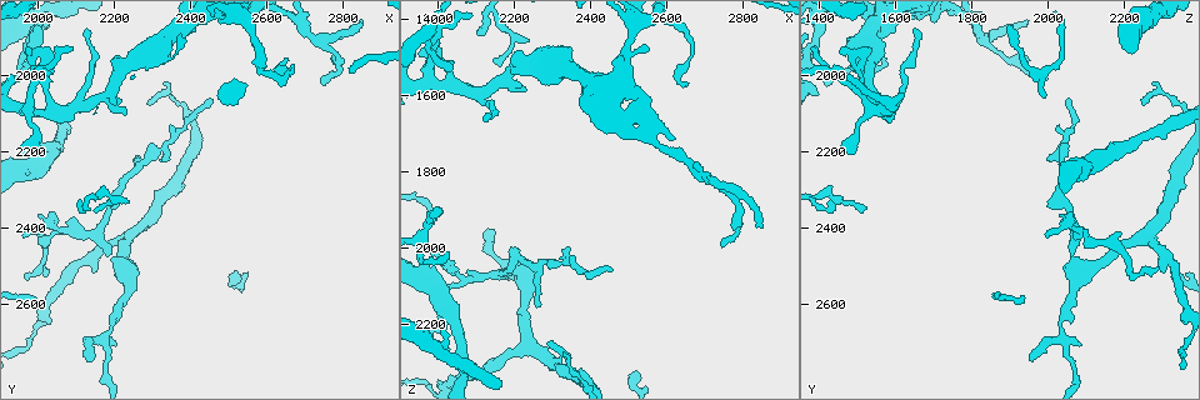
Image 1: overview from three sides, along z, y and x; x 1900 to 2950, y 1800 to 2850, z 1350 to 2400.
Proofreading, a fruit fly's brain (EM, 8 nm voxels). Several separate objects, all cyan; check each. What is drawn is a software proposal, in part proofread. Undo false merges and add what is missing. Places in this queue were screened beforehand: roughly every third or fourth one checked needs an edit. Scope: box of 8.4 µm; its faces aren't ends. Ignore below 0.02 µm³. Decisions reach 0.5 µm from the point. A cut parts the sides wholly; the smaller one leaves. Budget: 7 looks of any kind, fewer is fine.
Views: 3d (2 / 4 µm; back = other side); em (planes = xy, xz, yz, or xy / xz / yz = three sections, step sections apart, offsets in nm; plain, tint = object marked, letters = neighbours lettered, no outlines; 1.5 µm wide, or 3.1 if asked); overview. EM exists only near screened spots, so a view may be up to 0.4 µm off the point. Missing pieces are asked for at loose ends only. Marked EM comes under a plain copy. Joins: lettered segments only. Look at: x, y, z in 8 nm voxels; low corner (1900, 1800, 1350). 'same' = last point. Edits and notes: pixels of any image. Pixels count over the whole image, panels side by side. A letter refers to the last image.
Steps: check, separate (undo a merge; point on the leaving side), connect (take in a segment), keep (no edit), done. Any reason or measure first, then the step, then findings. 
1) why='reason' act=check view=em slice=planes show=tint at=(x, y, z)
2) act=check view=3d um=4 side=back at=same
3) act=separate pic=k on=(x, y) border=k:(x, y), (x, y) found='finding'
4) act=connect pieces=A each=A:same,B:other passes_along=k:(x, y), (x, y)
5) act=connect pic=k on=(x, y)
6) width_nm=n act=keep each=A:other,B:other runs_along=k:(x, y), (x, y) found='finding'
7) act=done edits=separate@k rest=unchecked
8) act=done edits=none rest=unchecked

why='thin neck' act=check view=3d um=2 at=(1985, 2095, 1560)

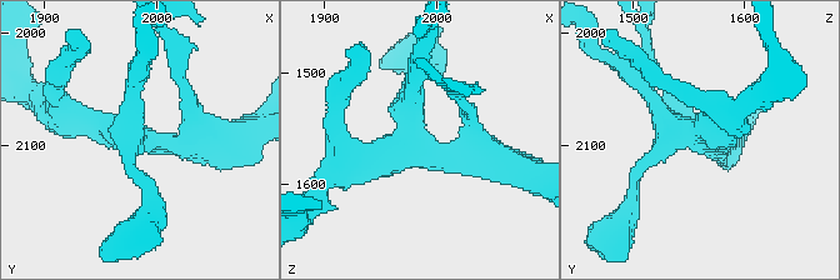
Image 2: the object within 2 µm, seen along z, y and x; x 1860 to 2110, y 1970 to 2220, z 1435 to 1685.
arms=4 act=check view=em slice=xy step=4 show=tint at=(1980, 2090, 1558)

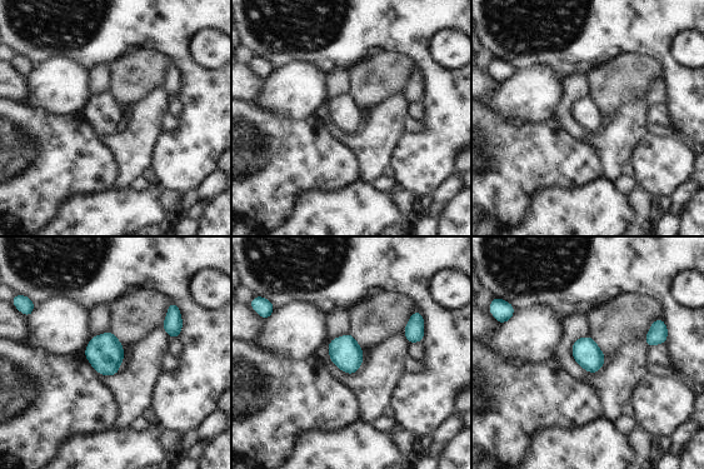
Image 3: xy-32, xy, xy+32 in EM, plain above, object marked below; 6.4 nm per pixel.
why='cut it another way' act=check view=em slice=planes show=letters at=same

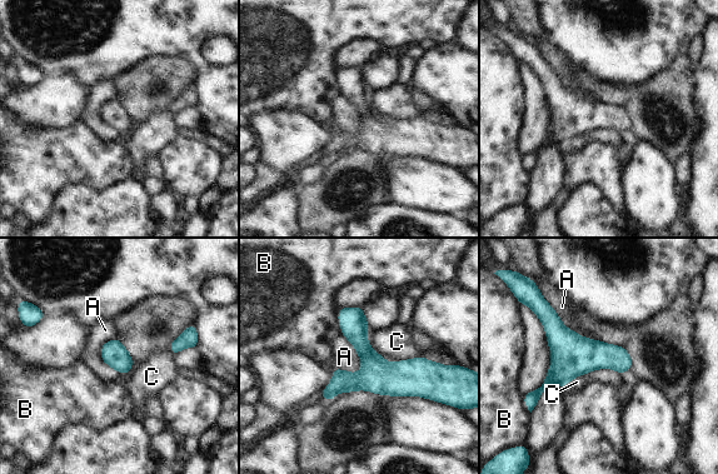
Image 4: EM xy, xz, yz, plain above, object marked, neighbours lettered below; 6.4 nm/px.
width_nm=160 longest_contact=C:320nm act=keep each=A:other,B:other,C:other found='continuous, no second neuron'

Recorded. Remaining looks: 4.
why='thin end' act=check view=em slice=planes show=letters at=(2755, 2000, 2000)

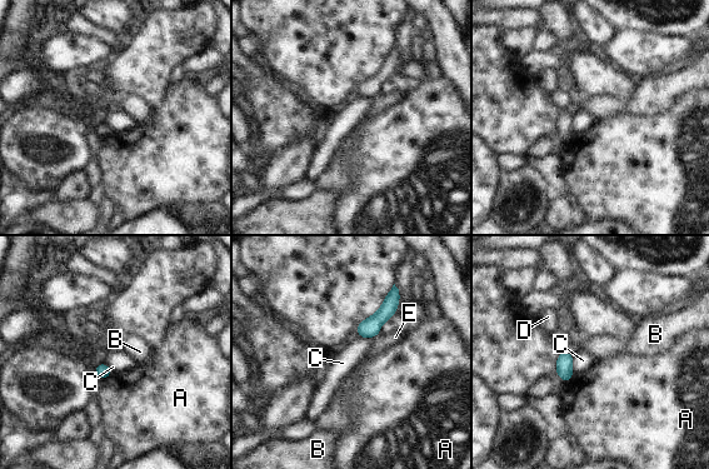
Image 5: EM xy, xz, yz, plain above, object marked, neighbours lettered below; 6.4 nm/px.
longest_contact=C:130nm act=keep each=A:other,B:other,C:other,D:other,E:other runs_along=5:(395, 295), (388, 309), (363, 334) found='no lettered segment goes on from it'

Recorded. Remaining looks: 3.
why='free end' act=check view=em slice=planes show=letters at=(2020, 2505, 2290)

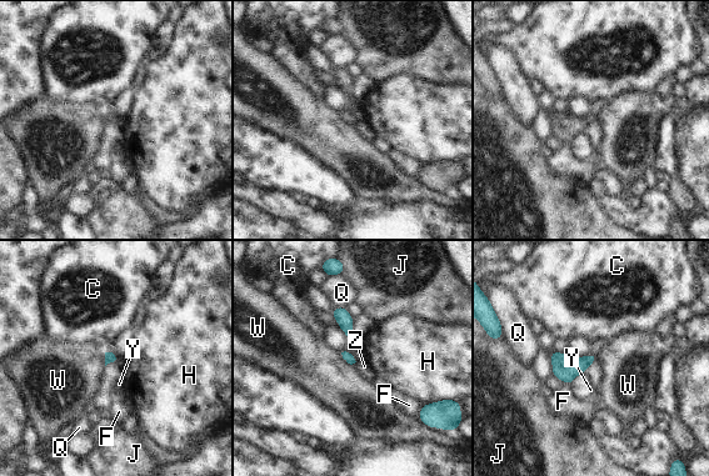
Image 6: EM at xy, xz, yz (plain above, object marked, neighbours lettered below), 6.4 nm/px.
act=keep each=C:other,F:other,H:other,J:other,Q:other,W:other,Y:other,Z:other found='no lettered segment goes on from it'

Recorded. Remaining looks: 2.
act=done edits=none rest=unchecked

